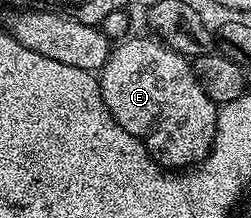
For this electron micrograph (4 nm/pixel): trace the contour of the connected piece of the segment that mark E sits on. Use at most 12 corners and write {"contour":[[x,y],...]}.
{"contour":[[129,35],[98,71],[114,119],[165,167],[208,156],[218,106],[192,61]]}

